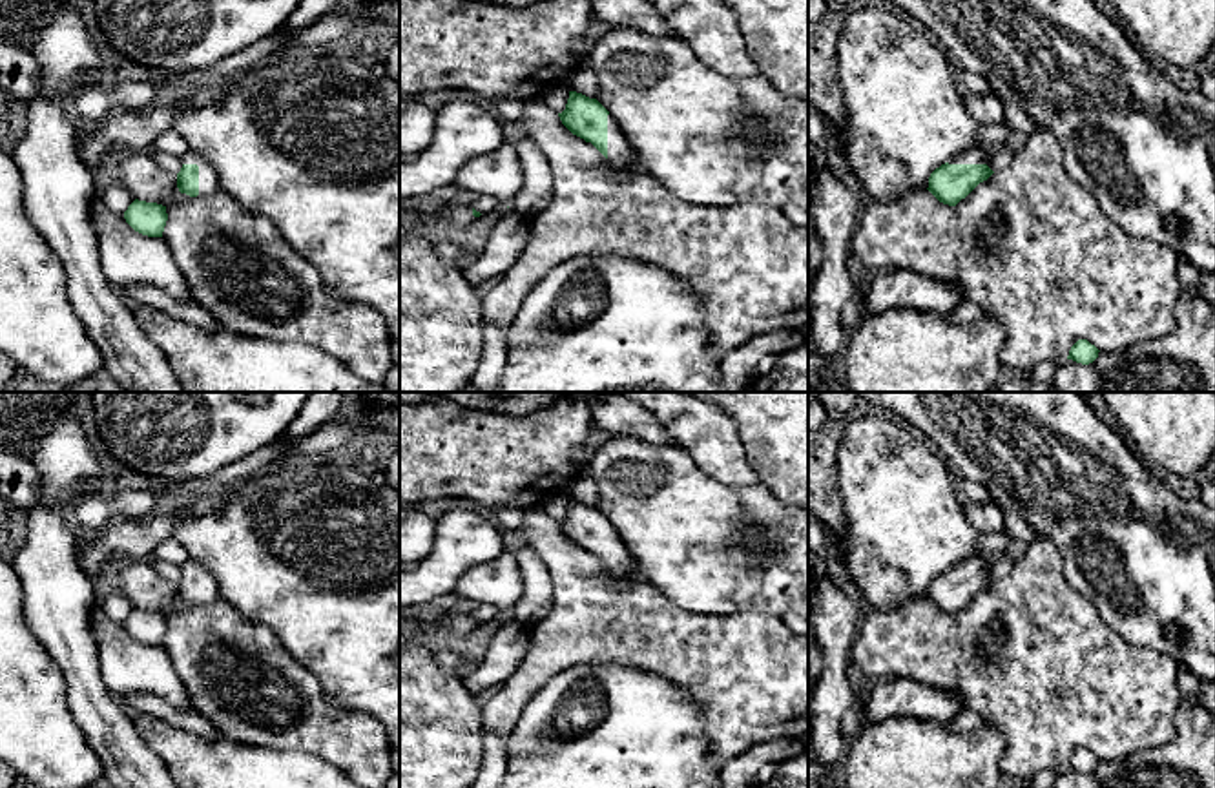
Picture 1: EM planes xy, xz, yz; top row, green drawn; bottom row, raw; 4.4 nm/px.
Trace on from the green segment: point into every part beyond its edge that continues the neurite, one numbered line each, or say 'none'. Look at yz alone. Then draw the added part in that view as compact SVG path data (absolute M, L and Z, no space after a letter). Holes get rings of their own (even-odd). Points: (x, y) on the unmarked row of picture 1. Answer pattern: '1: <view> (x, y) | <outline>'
1: yz (975, 564) | M971 556L949 569L949 573L987 573L991 560Z

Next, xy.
1: xy (208, 591) | M188 558L181 565L181 571L199 575L199 604L204 606L204 604L212 604L217 598L221 598L215 578L206 571L206 567L201 562Z

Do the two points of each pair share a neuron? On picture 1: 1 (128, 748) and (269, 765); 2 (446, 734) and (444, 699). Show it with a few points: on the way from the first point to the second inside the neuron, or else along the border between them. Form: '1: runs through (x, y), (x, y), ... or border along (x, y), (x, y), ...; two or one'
1: border along (132, 715), (141, 739), (168, 768); two
2: runs through (444, 725), (444, 708); one

